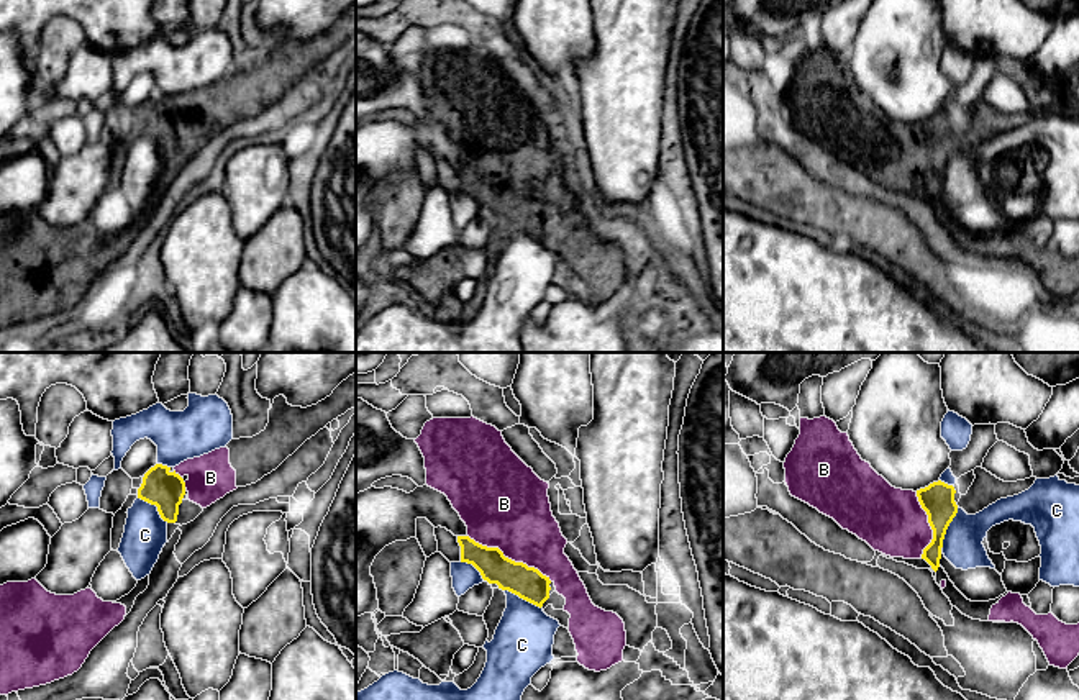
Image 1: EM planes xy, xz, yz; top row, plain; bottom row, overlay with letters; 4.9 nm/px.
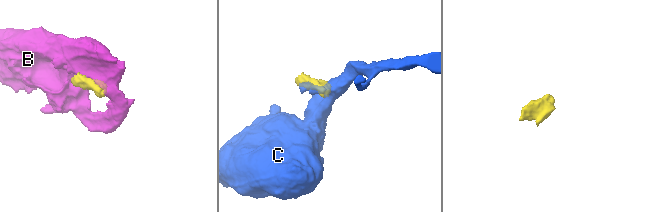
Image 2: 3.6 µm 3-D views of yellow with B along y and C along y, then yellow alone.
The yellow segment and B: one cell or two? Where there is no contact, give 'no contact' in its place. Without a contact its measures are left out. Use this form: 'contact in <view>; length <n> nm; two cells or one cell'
contact in xz; length 480 nm; one cell

